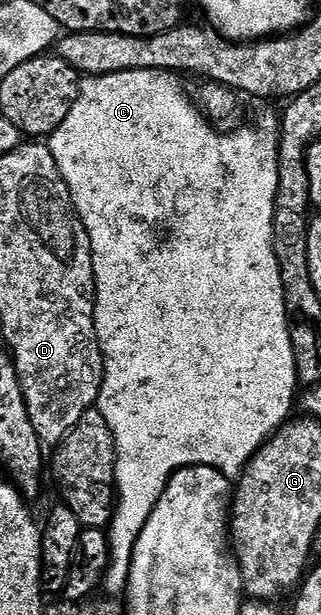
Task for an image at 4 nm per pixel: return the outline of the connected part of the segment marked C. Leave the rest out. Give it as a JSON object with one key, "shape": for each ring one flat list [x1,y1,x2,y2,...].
{"shape":[[134,69,133,71,121,71,120,73,101,75,100,77,84,76,79,87,77,103,73,103,73,111,69,111,69,115,65,115,65,123,61,123,61,127,57,127,57,131,53,131,49,138,51,154,53,155,53,159,57,159,57,167,69,187,71,198,75,204,76,211,79,212,81,223,85,223,85,231,89,231,89,243,93,251,95,330,97,331,99,346,103,352,103,386,99,392,97,407,101,411,101,415,105,415,105,423,109,423,109,427,115,436,115,487,117,490,115,518,112,519,109,526,111,566,107,572,106,579,102,583,102,588,104,590,108,589,111,593,119,594,122,594,127,588,127,580,131,574,131,556,135,550,137,539,141,535,145,523,149,523,149,515,153,515,153,507,157,507,157,499,161,499,161,495,165,491,169,479,179,469,185,469,190,465,208,465,217,471,221,471,229,478,238,478,243,470,247,468,248,463,254,459,255,453,283,428,285,422,292,416,291,404,294,401,296,404,297,401,297,393,295,397,297,378,295,376,295,352,293,351,293,343,291,342,291,323,287,319,283,280,281,279,281,271,279,270,277,255,273,247,273,207,277,199,277,185,279,183,279,130,273,124,272,126,259,125,255,130,239,127,234,131,220,131,207,120,206,116,201,112,200,106,192,98,192,102,187,98,187,93,183,90,183,85,179,81,182,80,176,74,162,73,160,69]]}

